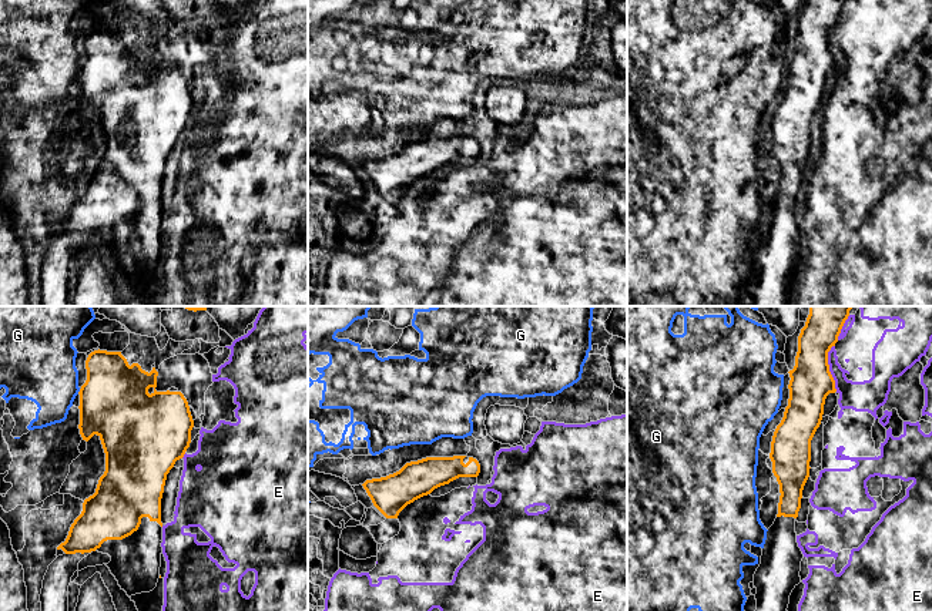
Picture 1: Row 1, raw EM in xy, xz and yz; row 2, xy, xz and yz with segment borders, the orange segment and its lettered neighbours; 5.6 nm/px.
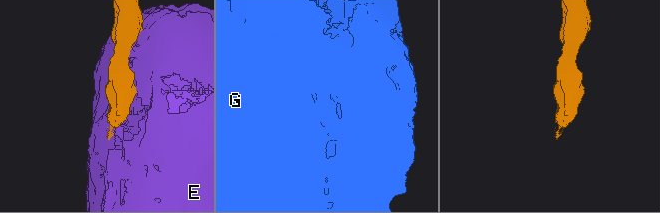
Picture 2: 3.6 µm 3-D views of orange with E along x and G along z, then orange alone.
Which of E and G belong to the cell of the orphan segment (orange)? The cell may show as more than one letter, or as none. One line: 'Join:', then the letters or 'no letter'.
Join: no letter

